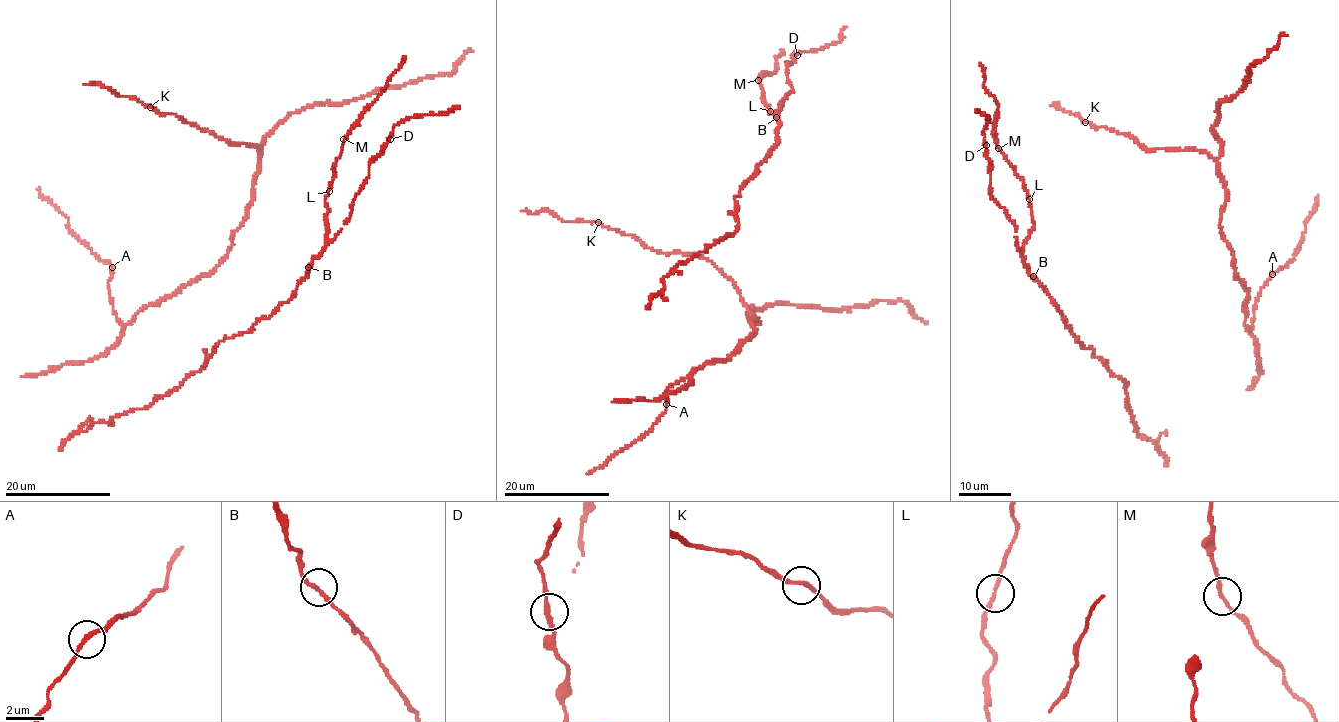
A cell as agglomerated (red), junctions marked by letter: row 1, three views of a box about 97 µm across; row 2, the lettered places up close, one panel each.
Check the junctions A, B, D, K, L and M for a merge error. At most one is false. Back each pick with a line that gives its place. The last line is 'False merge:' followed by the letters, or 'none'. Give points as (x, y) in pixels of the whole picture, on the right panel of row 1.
False merge: none

